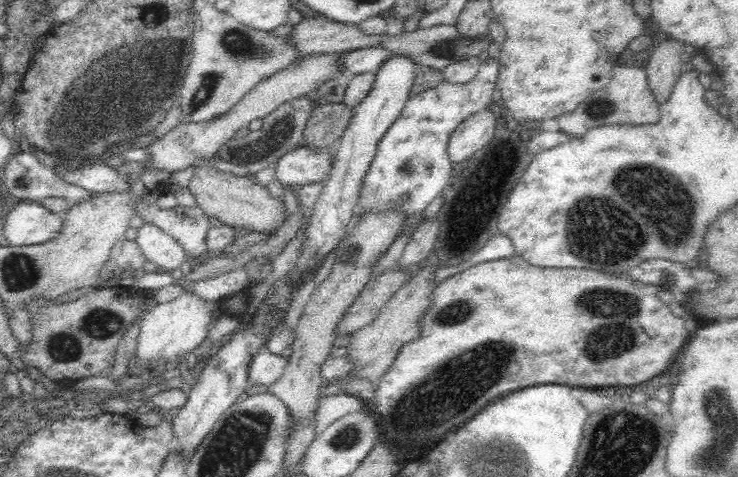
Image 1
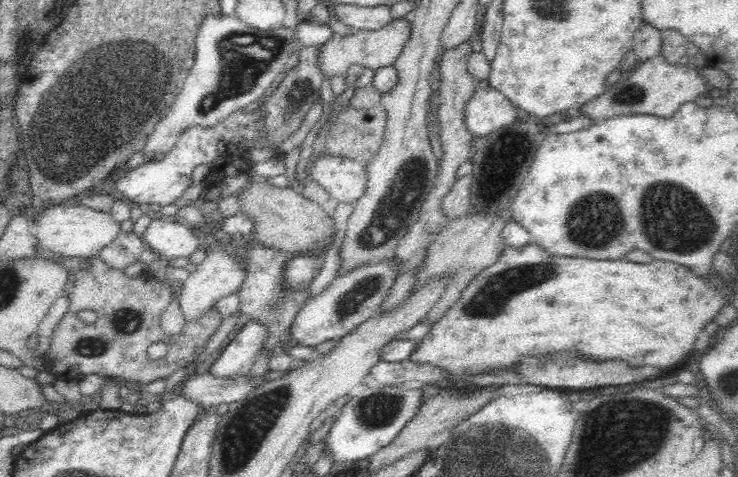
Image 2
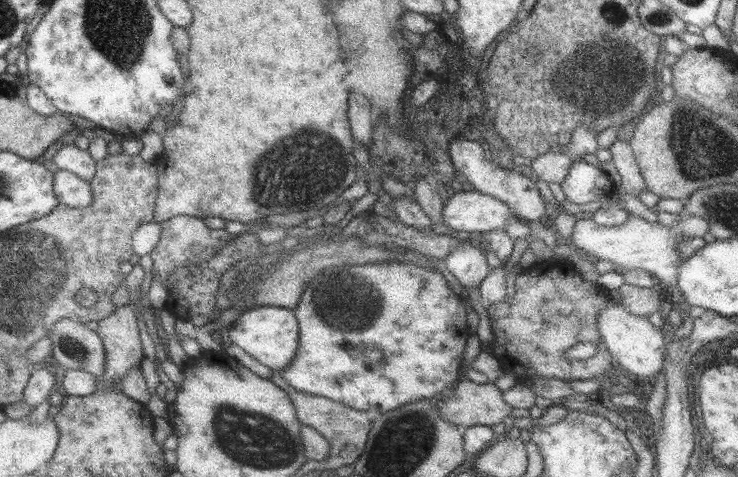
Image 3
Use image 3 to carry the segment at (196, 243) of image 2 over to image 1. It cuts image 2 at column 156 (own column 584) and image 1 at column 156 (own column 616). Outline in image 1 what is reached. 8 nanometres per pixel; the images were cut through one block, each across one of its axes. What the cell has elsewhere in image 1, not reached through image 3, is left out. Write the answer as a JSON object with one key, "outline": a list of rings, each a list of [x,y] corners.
{"outline":[[[144,223],[137,228],[137,236],[135,242],[144,259],[153,262],[163,271],[176,270],[187,260],[184,248],[159,226]]]}

